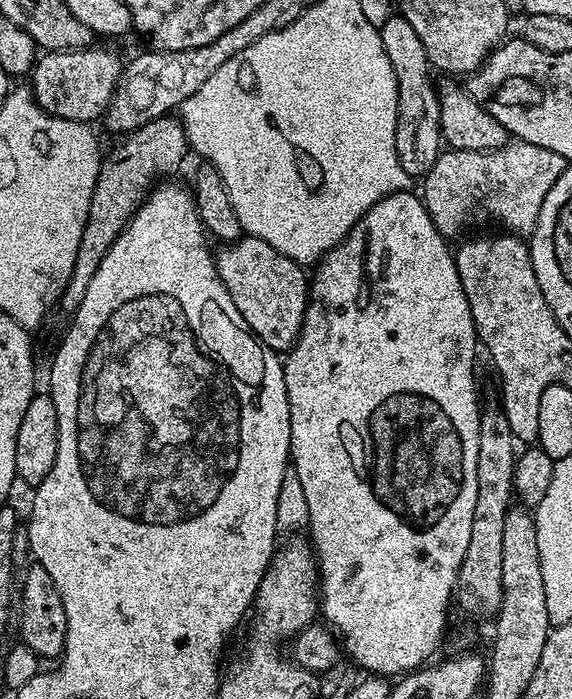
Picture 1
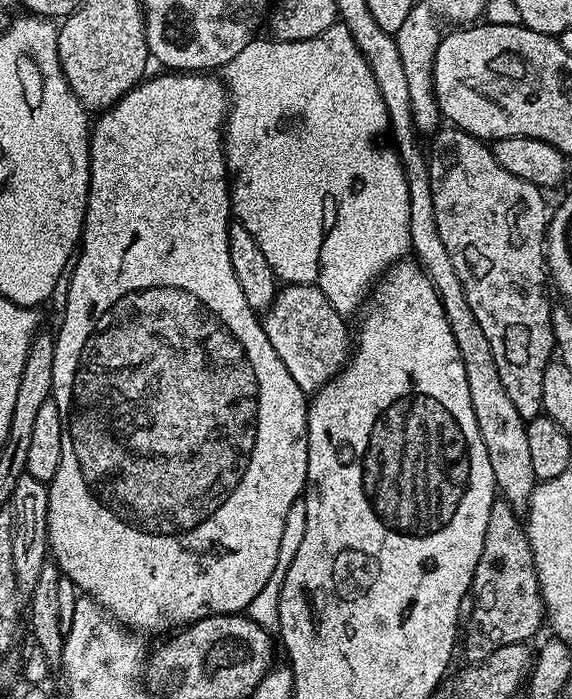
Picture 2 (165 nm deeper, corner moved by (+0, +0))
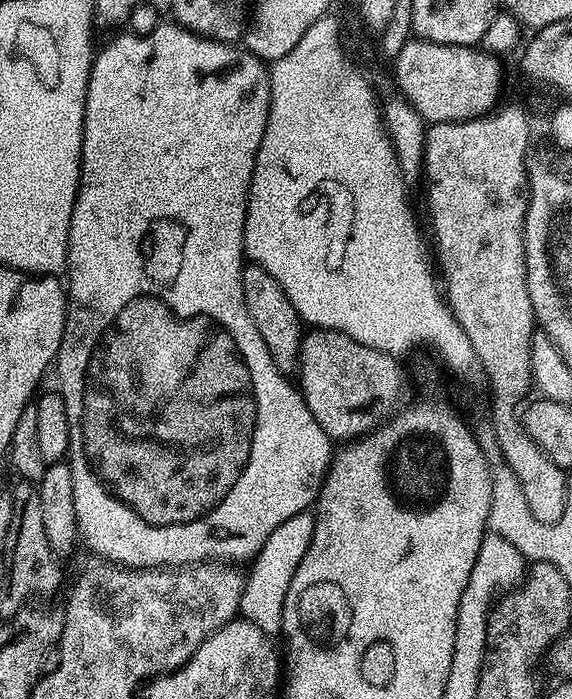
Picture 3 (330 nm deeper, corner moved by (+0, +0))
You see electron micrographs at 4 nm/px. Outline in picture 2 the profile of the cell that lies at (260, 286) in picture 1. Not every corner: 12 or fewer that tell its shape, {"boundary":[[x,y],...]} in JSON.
{"boundary":[[312,284],[263,313],[274,354],[306,394],[350,359],[350,328]]}

